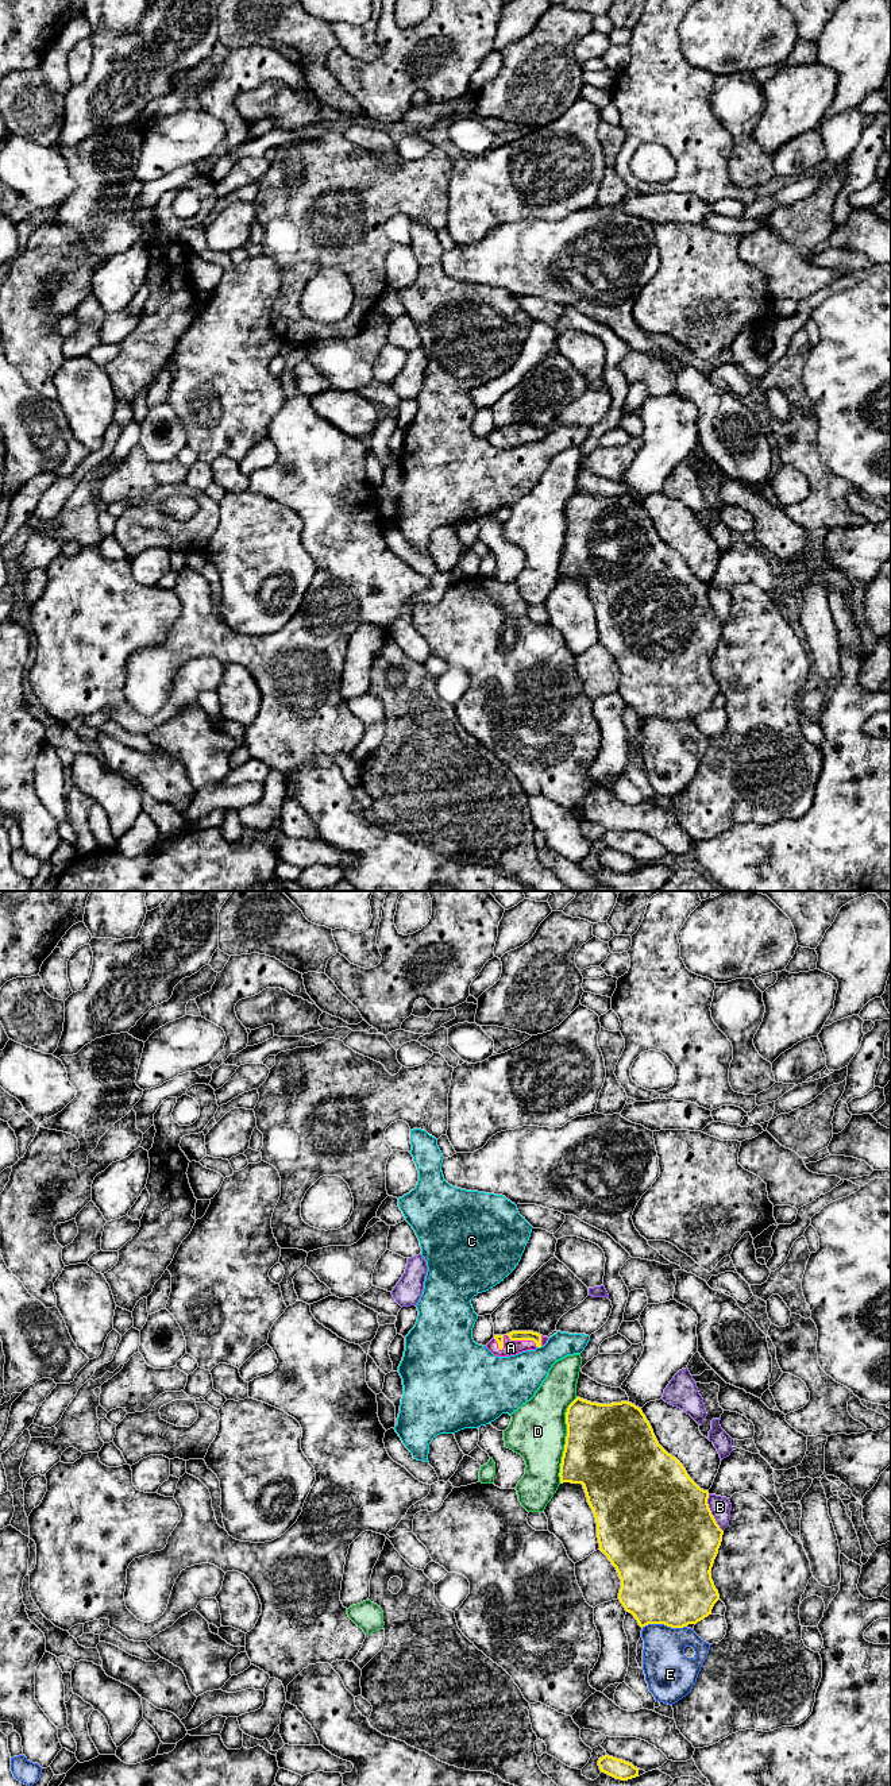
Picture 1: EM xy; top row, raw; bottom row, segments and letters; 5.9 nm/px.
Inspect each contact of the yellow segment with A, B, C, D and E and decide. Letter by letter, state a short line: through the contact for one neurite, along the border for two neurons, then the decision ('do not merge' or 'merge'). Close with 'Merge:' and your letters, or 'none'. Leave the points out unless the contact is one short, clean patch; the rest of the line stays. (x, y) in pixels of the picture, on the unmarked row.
A: line xy (515, 428), (523, 432), (510, 440); merge
B: do not merge
C: do not merge
D: do not merge
E: do not merge
Merge: A

